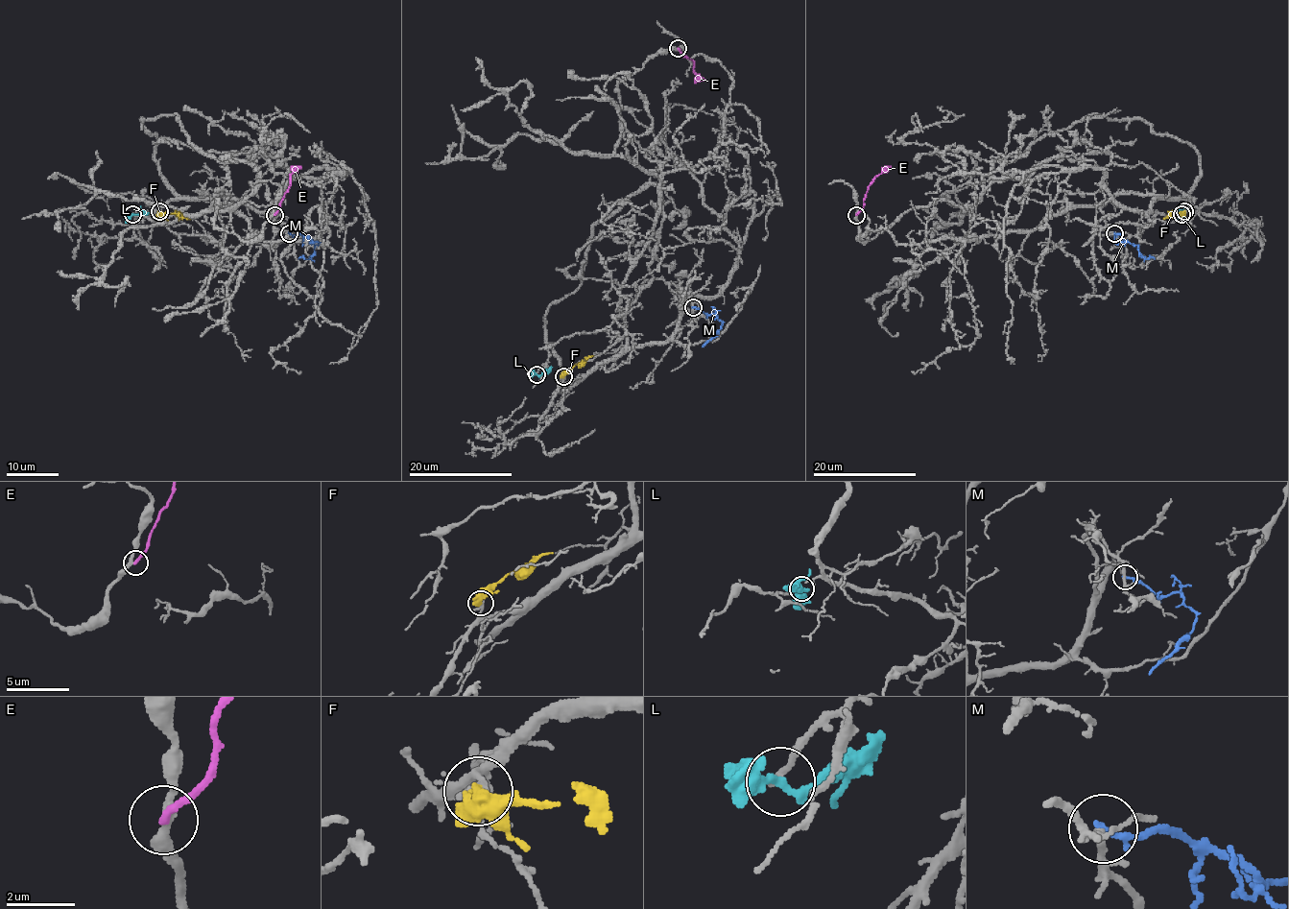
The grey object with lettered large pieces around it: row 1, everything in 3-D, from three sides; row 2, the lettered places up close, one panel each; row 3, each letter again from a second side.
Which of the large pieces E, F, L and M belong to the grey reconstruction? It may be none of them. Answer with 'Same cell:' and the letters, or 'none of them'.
Same cell: none of them

